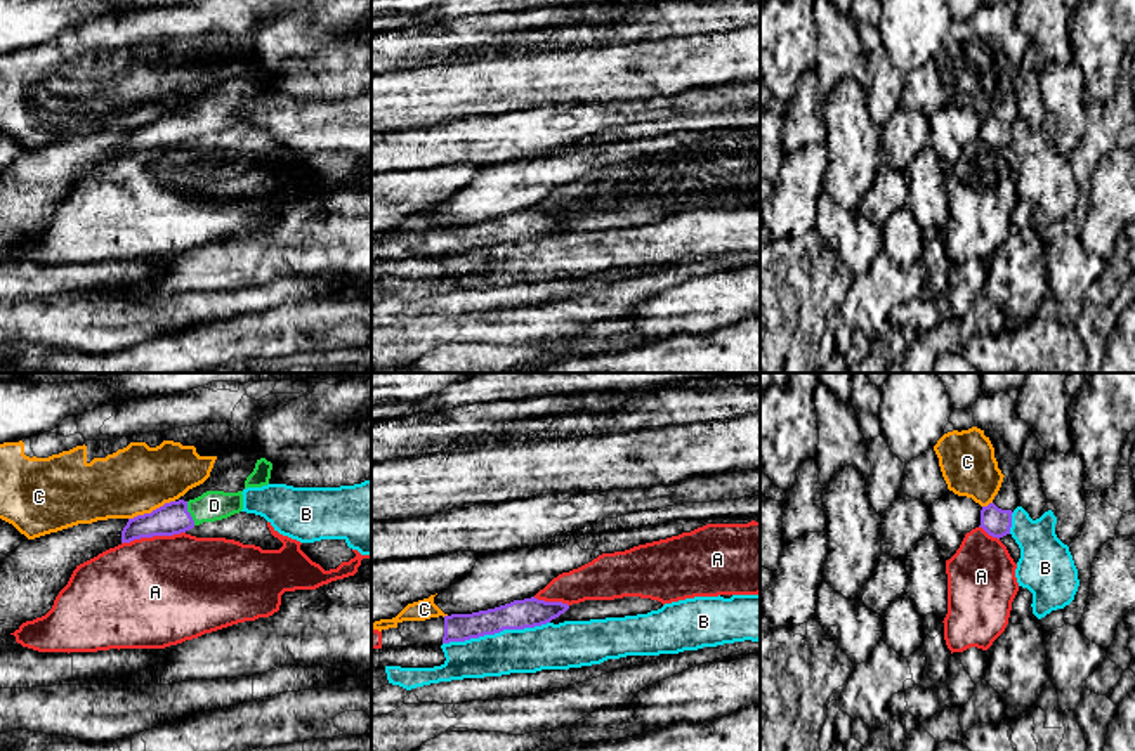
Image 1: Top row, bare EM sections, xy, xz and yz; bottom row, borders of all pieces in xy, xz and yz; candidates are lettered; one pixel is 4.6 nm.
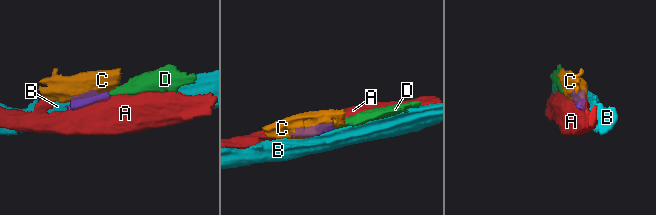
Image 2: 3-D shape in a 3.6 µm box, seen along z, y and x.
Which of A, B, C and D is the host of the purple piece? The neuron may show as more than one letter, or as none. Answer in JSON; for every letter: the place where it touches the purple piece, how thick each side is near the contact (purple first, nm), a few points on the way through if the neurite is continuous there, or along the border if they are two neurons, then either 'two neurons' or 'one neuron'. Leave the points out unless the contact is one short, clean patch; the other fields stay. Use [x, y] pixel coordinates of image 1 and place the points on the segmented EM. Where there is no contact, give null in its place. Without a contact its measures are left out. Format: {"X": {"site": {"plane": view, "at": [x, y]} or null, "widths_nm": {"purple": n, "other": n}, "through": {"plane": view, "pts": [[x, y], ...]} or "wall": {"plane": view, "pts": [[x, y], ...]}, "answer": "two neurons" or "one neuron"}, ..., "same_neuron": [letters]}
{"A": {"site": {"plane": "xy", "at": [153, 535]}, "widths_nm": {"purple": 150, "other": 480}, "answer": "two neurons"}, "B": {"site": {"plane": "xz", "at": [495, 632]}, "widths_nm": {"purple": 140, "other": 200}, "answer": "two neurons"}, "C": {"site": {"plane": "xy", "at": [153, 510]}, "widths_nm": {"purple": 150, "other": 320}, "answer": "two neurons"}, "D": {"site": {"plane": "xy", "at": [190, 514]}, "widths_nm": {"purple": 150, "other": 140}, "through": {"plane": "xy", "pts": [[172, 517], [190, 514], [214, 505]]}, "answer": "one neuron"}, "same_neuron": ["D"]}

